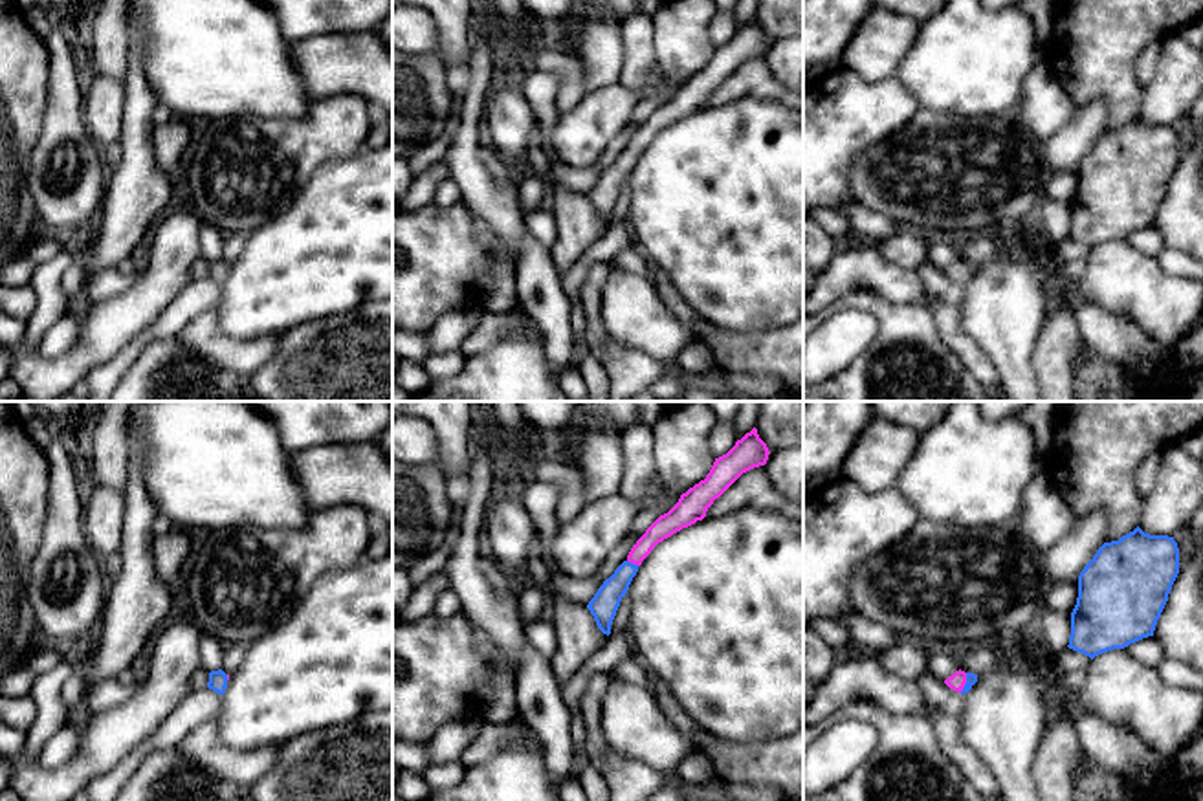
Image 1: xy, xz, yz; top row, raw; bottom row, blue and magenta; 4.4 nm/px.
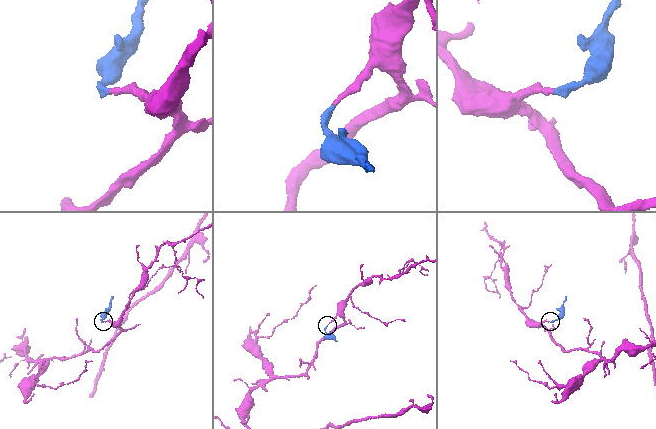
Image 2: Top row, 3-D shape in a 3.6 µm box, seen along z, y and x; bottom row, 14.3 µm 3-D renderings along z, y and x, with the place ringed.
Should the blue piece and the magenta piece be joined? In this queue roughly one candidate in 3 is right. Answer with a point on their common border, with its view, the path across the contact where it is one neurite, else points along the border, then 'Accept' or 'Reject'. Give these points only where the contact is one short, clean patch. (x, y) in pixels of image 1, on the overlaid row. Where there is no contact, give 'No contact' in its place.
Touches blue at xz (631, 563). Path across: xz (606, 602), (631, 563), (670, 523). Accept

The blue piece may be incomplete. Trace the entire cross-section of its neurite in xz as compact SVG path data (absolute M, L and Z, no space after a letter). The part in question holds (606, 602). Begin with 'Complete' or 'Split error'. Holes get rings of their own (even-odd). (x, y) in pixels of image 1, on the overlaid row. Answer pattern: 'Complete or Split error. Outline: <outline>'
Split error. Outline: M754 427L737 440L726 455L715 458L704 480L682 493L679 502L646 530L631 548L627 559L603 581L587 605L603 634L611 634L611 625L620 601L627 594L638 566L651 550L682 528L702 521L713 500L719 499L743 473L765 466L768 455L770 451L767 444L759 438L757 429Z

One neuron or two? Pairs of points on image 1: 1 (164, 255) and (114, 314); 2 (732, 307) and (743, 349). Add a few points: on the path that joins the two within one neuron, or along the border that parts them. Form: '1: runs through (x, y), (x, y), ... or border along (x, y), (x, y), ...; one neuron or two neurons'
1: runs through (164, 272), (131, 305); one neuron
2: border along (699, 316), (725, 330), (767, 332), (782, 329); two neurons

